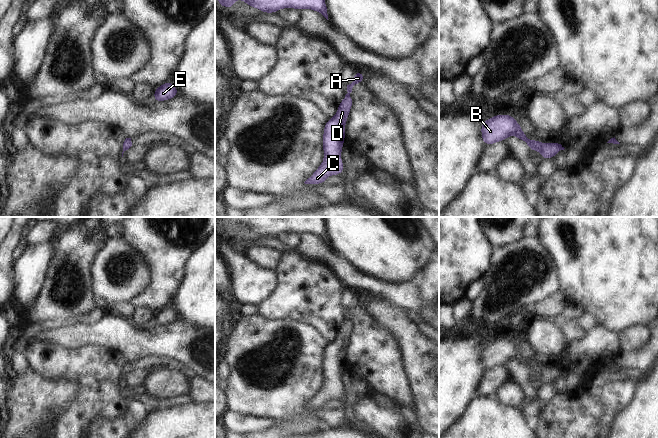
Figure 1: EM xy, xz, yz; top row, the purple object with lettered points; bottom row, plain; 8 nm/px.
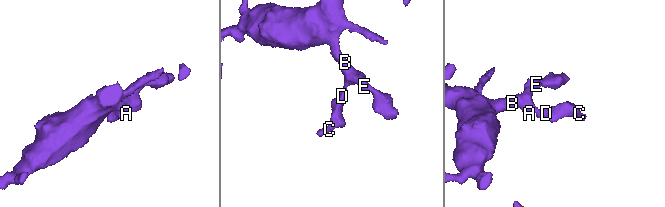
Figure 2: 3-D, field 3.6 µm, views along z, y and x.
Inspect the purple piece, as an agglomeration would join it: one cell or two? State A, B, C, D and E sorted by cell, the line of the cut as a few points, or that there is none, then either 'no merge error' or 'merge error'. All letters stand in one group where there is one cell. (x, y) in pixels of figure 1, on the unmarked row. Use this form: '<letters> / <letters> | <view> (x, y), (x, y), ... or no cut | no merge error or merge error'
A B C D E | no cut | no merge error

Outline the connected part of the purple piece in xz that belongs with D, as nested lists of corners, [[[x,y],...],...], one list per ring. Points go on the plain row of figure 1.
[[[355,294],[355,300],[352,307],[347,309],[347,318],[338,330],[336,339],[329,343],[324,349],[323,356],[323,387],[316,393],[304,407],[305,408],[323,408],[330,399],[341,399],[344,389],[341,383],[341,375],[345,365],[345,348],[348,344],[348,338],[353,329],[353,323],[350,320],[354,309],[362,307],[364,297]]]

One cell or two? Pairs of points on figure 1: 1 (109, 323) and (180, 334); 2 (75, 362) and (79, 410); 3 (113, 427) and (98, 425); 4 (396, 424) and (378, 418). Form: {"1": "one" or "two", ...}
{"1": "one", "2": "one", "3": "one", "4": "one"}

